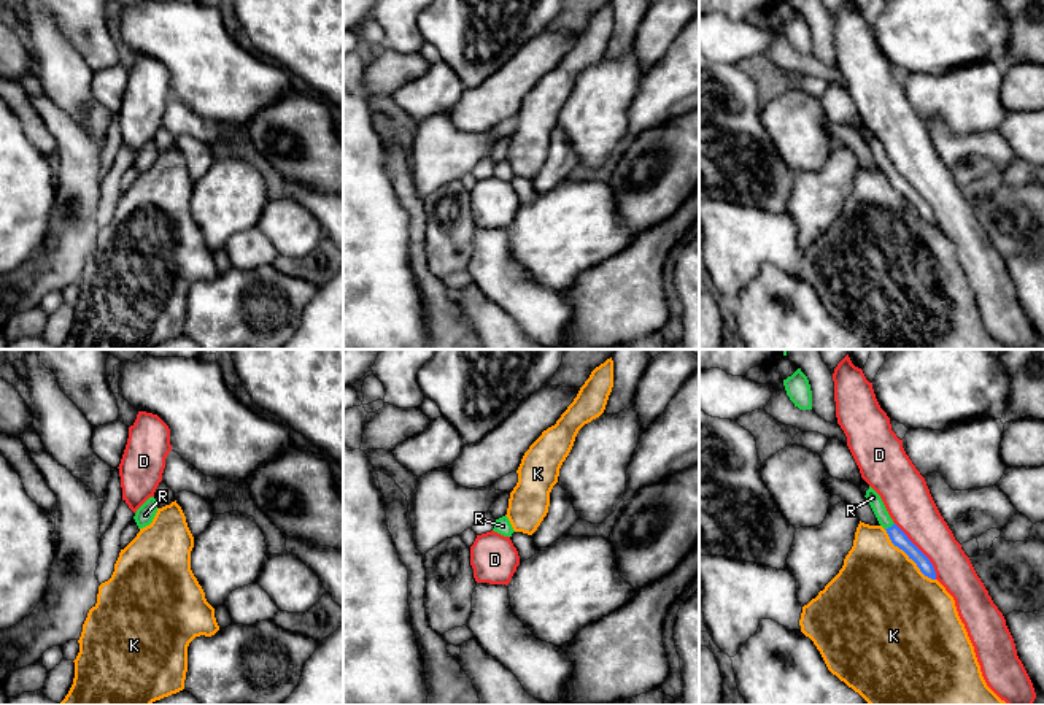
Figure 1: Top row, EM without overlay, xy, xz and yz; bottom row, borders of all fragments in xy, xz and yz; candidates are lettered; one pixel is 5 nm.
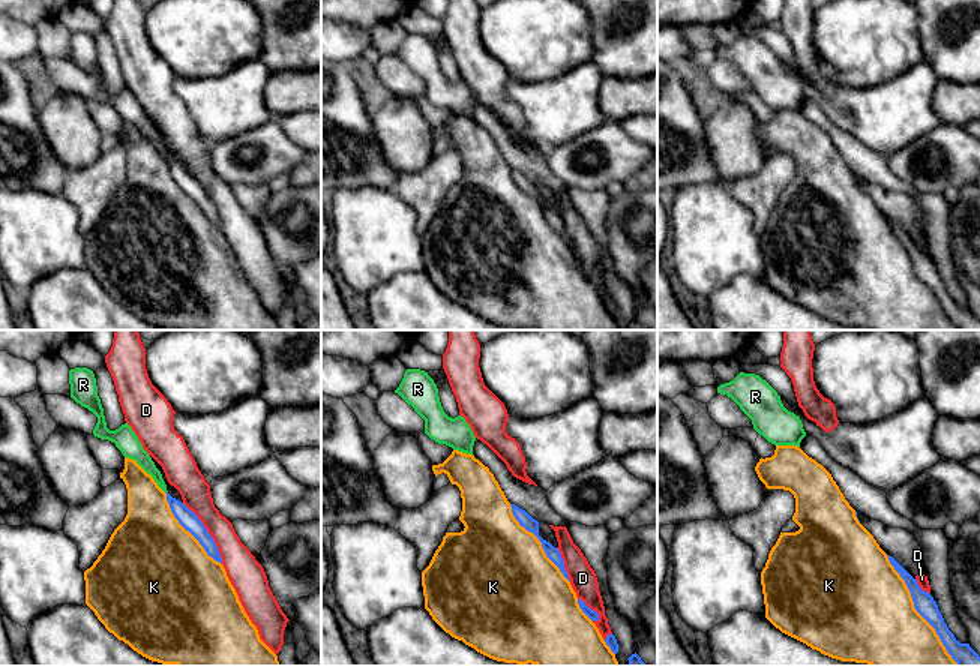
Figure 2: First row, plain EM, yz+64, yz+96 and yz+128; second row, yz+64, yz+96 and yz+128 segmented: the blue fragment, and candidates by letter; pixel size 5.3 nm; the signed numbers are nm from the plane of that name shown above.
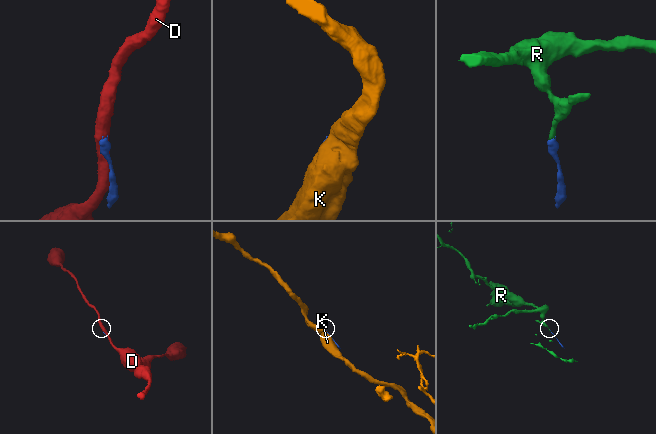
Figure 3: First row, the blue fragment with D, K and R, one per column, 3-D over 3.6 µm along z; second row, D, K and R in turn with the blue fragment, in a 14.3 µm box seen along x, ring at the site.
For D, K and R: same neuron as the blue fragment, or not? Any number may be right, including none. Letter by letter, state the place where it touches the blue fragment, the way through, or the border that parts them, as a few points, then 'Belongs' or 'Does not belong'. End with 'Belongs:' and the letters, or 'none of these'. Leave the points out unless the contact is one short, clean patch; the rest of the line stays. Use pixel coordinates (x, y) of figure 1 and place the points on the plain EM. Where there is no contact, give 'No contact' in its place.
D: Touches blue at yz (920, 196). Does not belong
K: Touches blue at yz (908, 199). Does not belong
R: Touches blue at yz (889, 172). Path across: yz (897, 180), (889, 172), (873, 142). Belongs
Belongs: R

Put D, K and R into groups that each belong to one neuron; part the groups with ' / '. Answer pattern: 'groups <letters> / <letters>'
groups D / K / R

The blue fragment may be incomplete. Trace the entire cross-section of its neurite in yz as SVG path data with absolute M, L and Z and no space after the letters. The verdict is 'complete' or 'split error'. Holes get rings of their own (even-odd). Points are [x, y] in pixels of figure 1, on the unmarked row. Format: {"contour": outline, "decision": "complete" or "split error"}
{"contour": "M869 130L866 135L866 144L869 146L879 168L887 175L891 187L903 194L909 203L912 203L920 216L931 222L936 224L936 216L930 203L907 183L907 179L893 167L890 162L880 140Z", "decision": "split error"}

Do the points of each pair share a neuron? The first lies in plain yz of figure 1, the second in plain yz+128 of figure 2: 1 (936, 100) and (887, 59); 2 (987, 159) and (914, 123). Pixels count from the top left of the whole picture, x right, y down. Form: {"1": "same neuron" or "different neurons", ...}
{"1": "different neurons", "2": "different neurons"}

